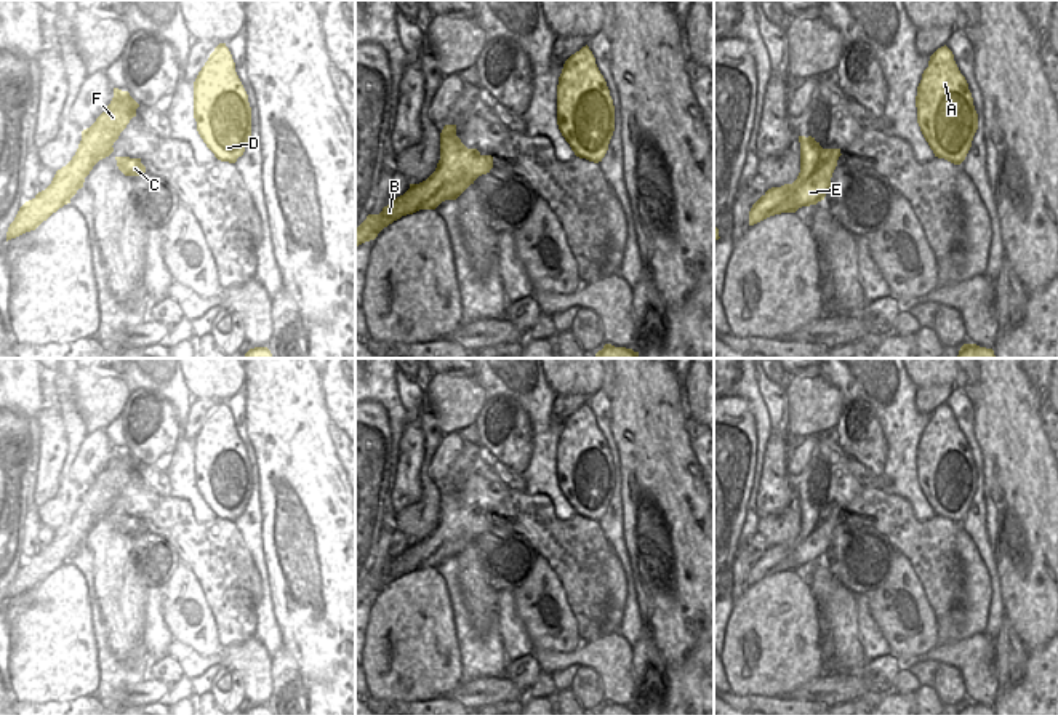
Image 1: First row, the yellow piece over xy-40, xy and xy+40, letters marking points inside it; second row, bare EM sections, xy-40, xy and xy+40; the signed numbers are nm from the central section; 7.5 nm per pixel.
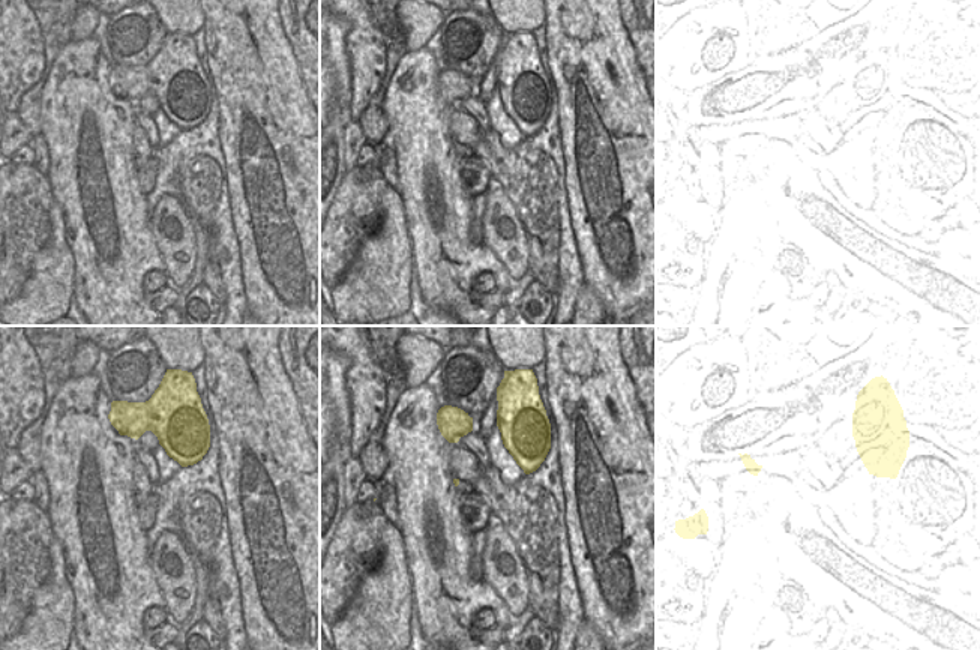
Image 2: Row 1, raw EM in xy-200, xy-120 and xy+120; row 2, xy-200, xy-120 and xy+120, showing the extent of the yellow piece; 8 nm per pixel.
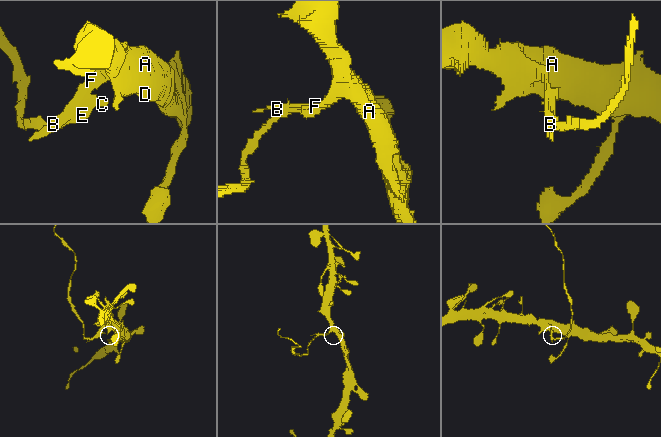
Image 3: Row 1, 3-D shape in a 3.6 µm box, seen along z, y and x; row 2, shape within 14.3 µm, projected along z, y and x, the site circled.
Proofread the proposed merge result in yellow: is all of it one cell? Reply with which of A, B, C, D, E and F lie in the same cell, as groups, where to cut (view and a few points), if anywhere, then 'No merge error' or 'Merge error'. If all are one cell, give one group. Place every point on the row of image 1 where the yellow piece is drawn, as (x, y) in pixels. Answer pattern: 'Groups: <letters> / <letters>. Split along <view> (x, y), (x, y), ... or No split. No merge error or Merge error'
Groups: A B D F / C E. Split along xy+40 (837, 157), (791, 195), (765, 195). Merge error.

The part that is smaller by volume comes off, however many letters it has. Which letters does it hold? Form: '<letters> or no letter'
C, E

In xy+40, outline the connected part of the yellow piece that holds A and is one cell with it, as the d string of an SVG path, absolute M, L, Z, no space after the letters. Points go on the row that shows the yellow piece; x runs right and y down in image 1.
M938 48L916 96L917 123L935 157L960 165L978 130L978 114L952 51Z

